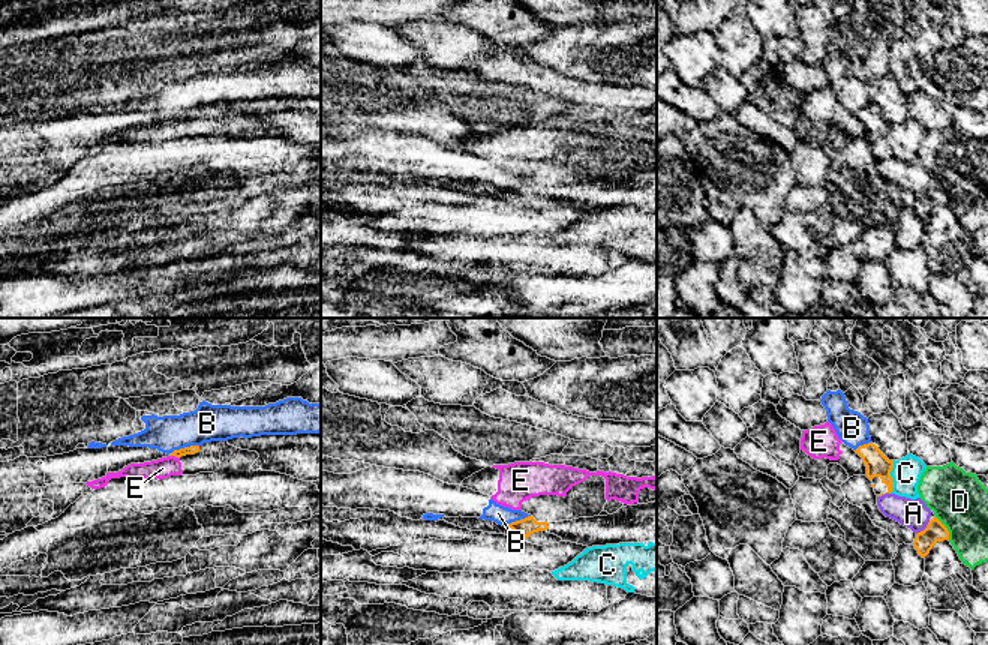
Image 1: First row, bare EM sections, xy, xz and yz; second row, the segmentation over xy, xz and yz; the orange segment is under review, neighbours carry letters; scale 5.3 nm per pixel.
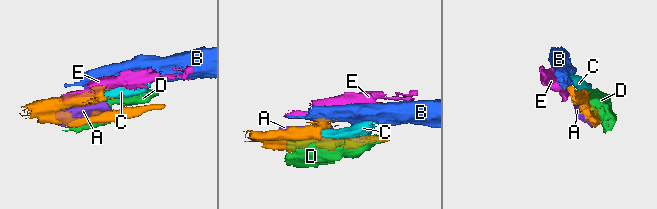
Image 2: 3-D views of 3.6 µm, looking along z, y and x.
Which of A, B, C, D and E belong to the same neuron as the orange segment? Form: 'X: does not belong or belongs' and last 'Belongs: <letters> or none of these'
A: does not belong
B: does not belong
C: belongs
D: does not belong
E: does not belong
Belongs: C

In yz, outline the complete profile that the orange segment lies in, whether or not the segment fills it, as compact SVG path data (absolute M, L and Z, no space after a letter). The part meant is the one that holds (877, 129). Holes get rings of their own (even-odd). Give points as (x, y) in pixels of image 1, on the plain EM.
M868 106L855 114L867 130L867 141L880 141L888 150L886 158L910 164L919 162L918 148L927 129L916 120L907 118L900 124L889 124L876 108Z

